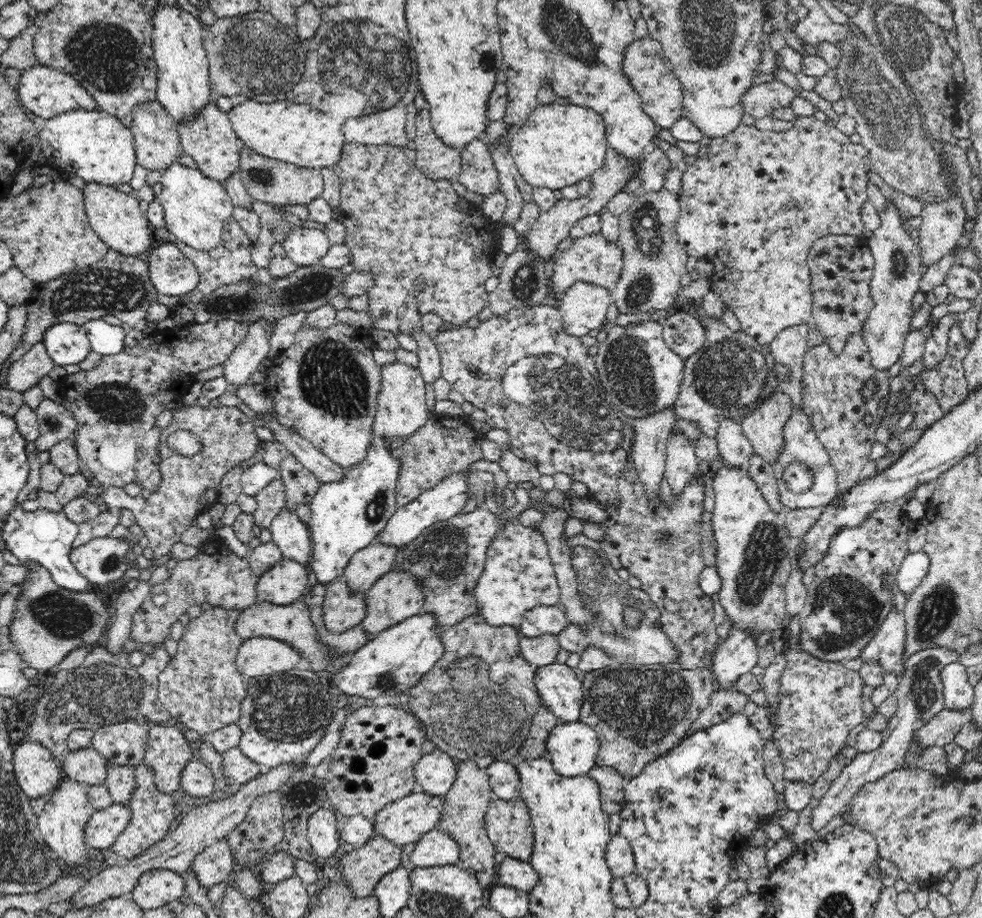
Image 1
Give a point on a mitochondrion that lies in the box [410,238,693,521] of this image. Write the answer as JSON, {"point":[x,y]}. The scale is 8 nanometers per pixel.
{"point":[552,385]}

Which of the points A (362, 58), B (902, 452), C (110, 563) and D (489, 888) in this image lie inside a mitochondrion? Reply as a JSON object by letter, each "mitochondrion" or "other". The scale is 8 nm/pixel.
{"A":"mitochondrion","B":"other","C":"mitochondrion","D":"other"}

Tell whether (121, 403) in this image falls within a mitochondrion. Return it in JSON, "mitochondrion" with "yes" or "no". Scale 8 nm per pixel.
{"mitochondrion":"yes"}

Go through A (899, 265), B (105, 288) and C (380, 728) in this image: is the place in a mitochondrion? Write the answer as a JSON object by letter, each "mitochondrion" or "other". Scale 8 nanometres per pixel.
{"A":"mitochondrion","B":"mitochondrion","C":"other"}

